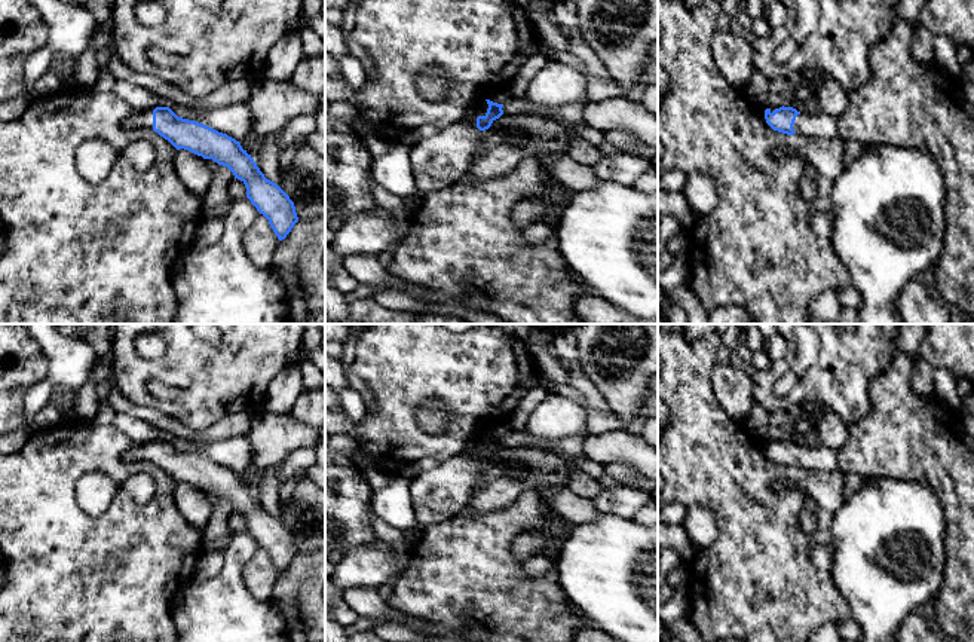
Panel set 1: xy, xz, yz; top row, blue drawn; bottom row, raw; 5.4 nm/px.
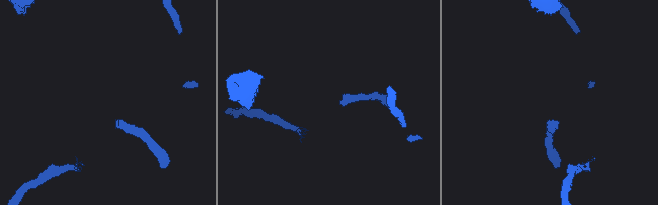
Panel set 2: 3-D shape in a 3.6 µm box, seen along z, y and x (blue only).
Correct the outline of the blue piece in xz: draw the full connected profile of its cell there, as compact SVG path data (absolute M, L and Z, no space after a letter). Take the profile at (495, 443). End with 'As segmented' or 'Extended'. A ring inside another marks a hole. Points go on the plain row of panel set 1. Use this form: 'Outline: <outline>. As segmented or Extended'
Outline: M483 434L478 446L462 450L429 471L410 479L410 495L419 526L435 526L457 516L474 498L484 464L503 447L503 437Z. Extended

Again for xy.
Outline: M169 440L131 443L125 461L147 461L168 473L177 483L184 482L203 492L227 499L246 520L246 531L263 547L279 574L298 554L294 535L260 504L241 476L203 456L178 450Z. Extended

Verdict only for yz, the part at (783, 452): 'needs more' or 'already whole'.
needs more

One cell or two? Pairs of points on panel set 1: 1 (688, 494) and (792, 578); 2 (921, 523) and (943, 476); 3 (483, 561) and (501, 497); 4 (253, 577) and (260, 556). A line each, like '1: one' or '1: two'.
1: one
2: two
3: two
4: one

